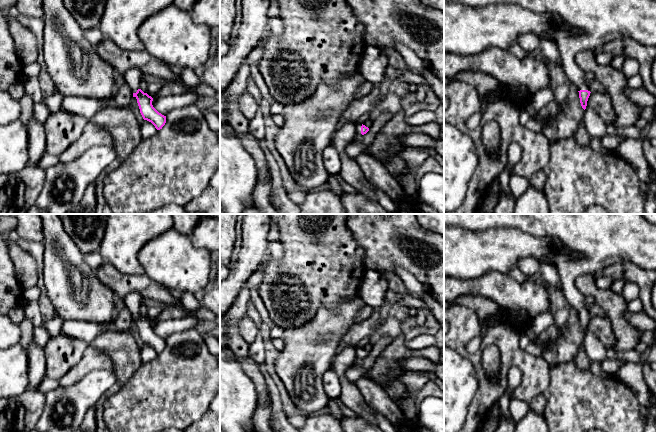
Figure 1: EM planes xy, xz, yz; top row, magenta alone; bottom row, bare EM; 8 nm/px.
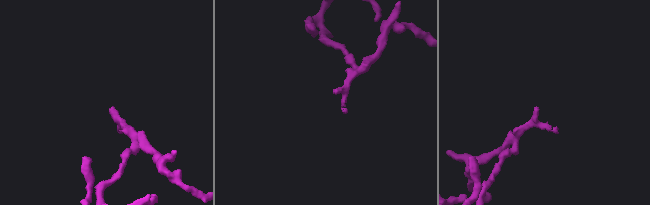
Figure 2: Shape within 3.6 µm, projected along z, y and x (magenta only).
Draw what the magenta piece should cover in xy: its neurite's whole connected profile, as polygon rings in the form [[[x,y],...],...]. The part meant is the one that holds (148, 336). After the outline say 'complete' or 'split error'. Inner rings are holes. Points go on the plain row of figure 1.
[[[130,292],[124,297],[124,303],[131,312],[133,321],[137,323],[140,337],[144,344],[151,346],[157,354],[166,347],[166,340],[159,337],[152,329],[153,322],[140,313],[143,297],[137,292]]] | split error

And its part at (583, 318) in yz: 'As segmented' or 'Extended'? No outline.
Extended

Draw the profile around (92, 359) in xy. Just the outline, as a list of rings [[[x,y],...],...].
[[[88,345],[80,361],[59,380],[59,383],[67,387],[80,381],[89,372],[101,369],[112,370],[111,360],[103,352]]]

